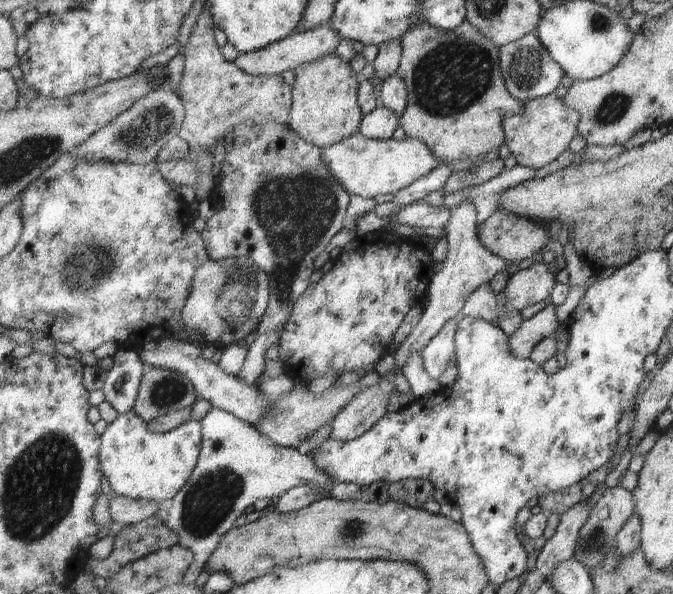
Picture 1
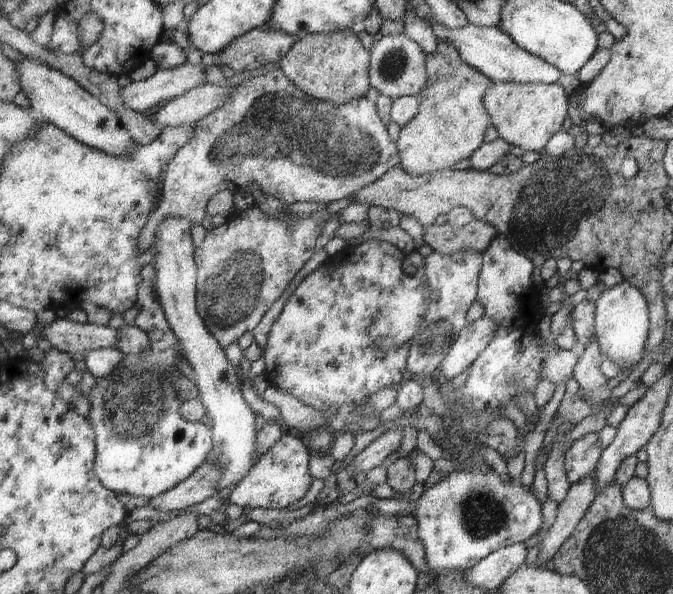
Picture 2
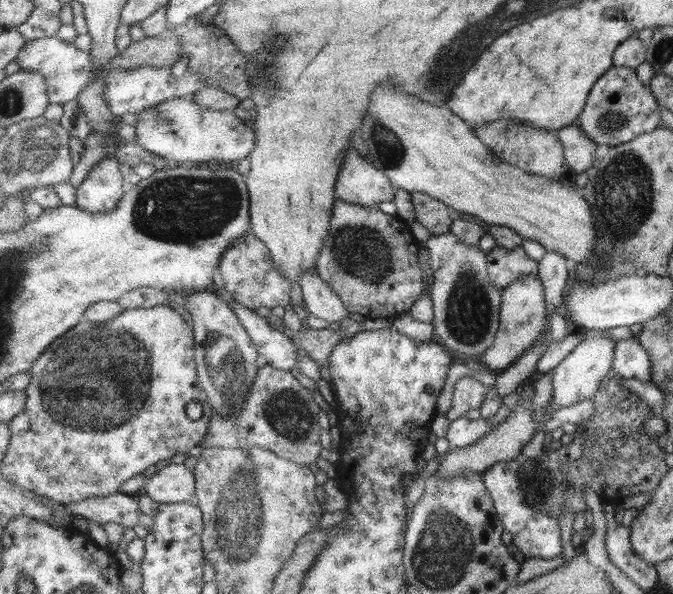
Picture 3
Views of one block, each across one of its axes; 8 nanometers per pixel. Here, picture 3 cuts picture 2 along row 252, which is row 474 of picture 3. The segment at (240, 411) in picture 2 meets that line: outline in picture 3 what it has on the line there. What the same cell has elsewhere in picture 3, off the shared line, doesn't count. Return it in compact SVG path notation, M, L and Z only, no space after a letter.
M169 463L159 468L146 482L143 493L161 503L189 503L195 501L196 476L184 463Z

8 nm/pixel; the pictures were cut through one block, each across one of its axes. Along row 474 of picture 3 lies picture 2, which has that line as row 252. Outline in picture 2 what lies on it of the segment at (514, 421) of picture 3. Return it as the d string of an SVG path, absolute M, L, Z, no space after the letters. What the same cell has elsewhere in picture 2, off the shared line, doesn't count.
M477 218L462 227L449 222L432 224L430 227L425 227L422 232L424 242L444 255L469 249L483 253L497 235L499 232L495 225Z

